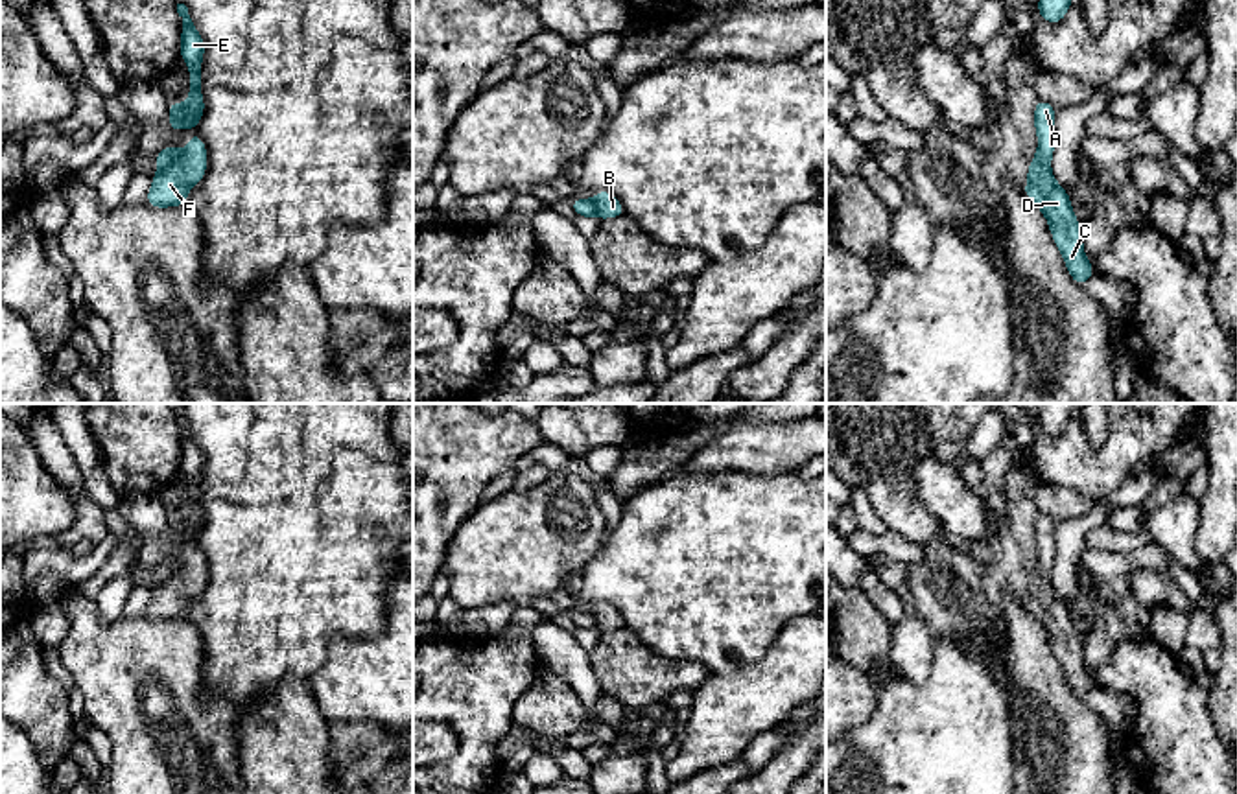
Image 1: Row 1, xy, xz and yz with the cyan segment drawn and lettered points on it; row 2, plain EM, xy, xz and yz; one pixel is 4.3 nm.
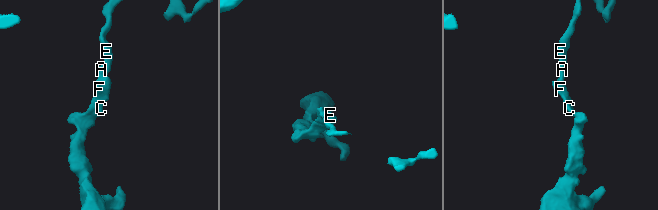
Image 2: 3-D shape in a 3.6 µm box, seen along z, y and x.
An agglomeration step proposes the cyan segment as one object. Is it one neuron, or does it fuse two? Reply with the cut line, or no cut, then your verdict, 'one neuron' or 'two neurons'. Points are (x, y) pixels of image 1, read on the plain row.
cut xy (177, 566), (161, 583); two neurons

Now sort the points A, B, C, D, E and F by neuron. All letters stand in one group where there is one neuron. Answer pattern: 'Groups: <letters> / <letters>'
Groups: A E / B C D F

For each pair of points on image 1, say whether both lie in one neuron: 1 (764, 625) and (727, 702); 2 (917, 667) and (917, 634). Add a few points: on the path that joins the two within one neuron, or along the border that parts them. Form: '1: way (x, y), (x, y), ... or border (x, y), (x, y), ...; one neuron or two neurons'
1: border (777, 638), (760, 658), (729, 675), (712, 677); two neurons
2: way (917, 660), (917, 642); one neuron

